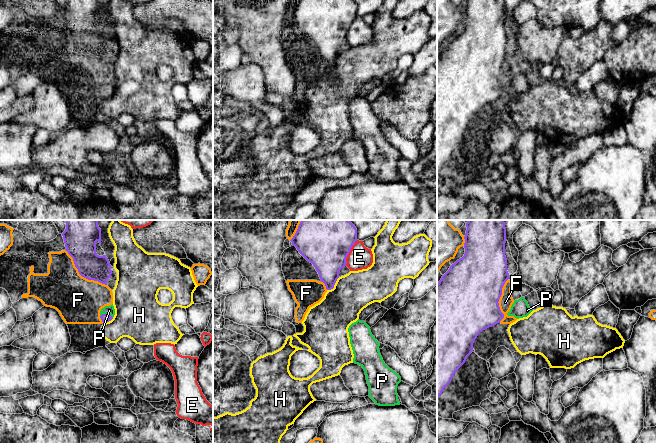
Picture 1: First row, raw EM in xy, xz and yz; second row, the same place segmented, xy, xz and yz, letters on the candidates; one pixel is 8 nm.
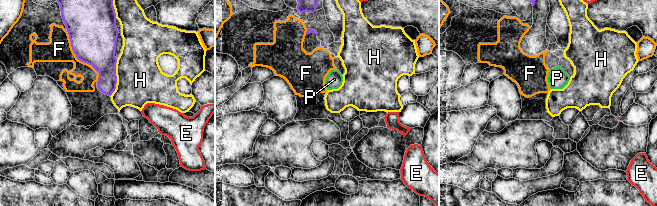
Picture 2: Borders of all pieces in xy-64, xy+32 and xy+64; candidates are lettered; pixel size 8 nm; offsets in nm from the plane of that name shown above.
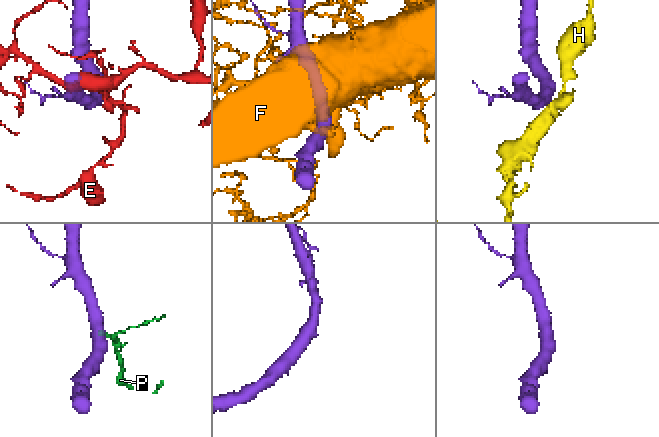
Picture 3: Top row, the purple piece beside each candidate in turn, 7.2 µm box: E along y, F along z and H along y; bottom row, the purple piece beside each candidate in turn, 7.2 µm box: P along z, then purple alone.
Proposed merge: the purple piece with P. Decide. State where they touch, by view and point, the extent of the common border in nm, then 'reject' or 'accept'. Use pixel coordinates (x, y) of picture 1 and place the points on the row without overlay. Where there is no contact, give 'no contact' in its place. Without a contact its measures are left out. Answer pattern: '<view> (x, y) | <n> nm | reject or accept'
xy (106, 90) | 110 nm | accept

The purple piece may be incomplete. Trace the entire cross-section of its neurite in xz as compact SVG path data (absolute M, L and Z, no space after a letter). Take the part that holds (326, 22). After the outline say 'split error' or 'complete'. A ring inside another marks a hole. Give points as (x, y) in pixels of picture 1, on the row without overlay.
M299 0L290 16L299 29L313 40L327 66L334 64L339 48L347 40L346 34L357 17L357 5L353 0Z; complete

